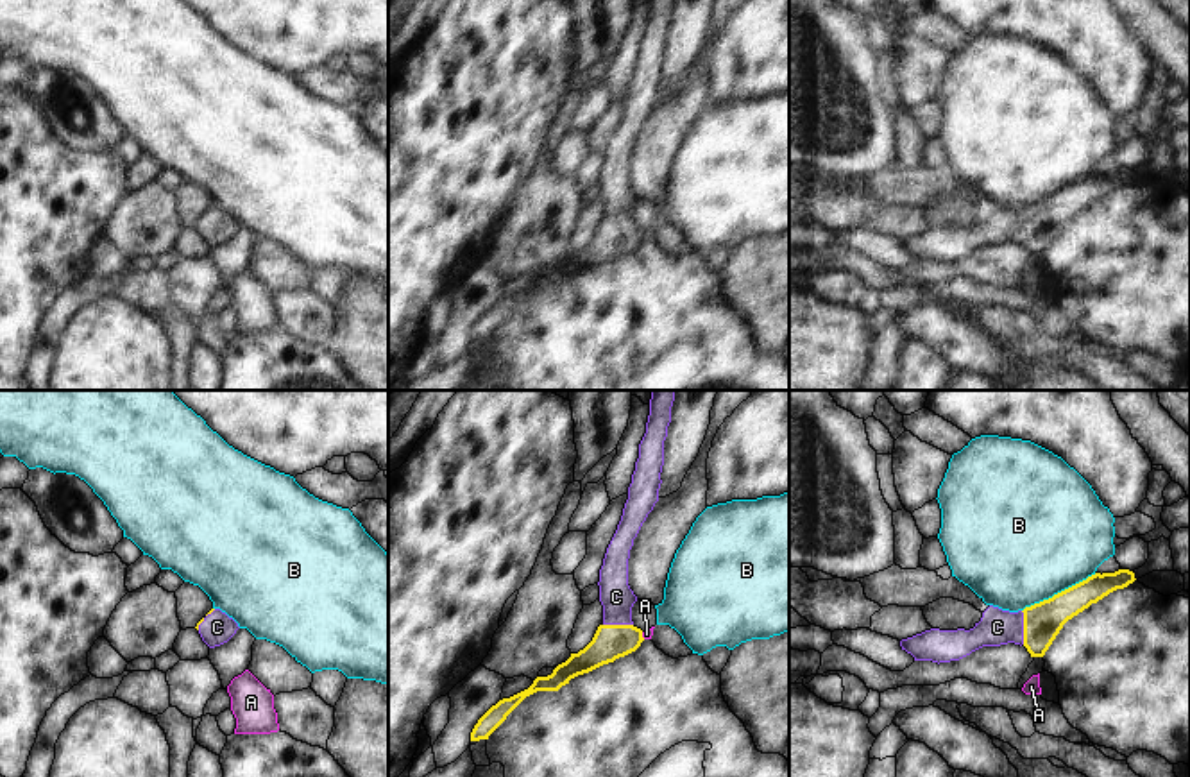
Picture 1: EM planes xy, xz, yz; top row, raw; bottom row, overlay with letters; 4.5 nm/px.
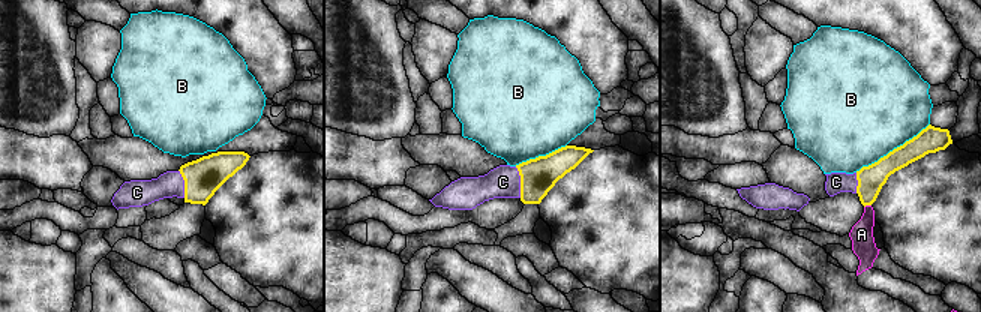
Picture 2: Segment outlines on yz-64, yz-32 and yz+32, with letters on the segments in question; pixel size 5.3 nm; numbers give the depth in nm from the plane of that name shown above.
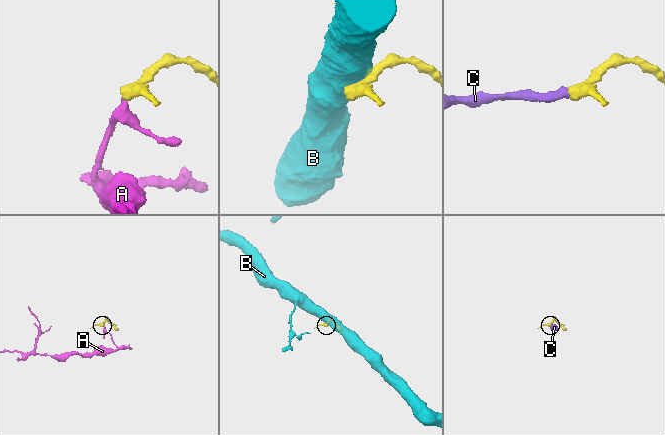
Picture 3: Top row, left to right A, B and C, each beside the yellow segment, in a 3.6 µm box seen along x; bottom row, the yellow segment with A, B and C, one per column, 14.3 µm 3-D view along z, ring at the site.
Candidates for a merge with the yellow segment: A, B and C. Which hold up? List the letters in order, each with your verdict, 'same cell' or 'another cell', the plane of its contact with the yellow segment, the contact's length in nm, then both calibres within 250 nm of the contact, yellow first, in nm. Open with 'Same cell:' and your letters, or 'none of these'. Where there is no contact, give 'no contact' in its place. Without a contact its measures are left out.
Same cell: C
A: another cell; contact in xz; length 40 nm; calibres 160 and 50 nm
B: another cell; contact in yz; length 380 nm; calibres 180 and 500 nm
C: same cell; contact in yz; length 150 nm; calibres 180 and 160 nm

